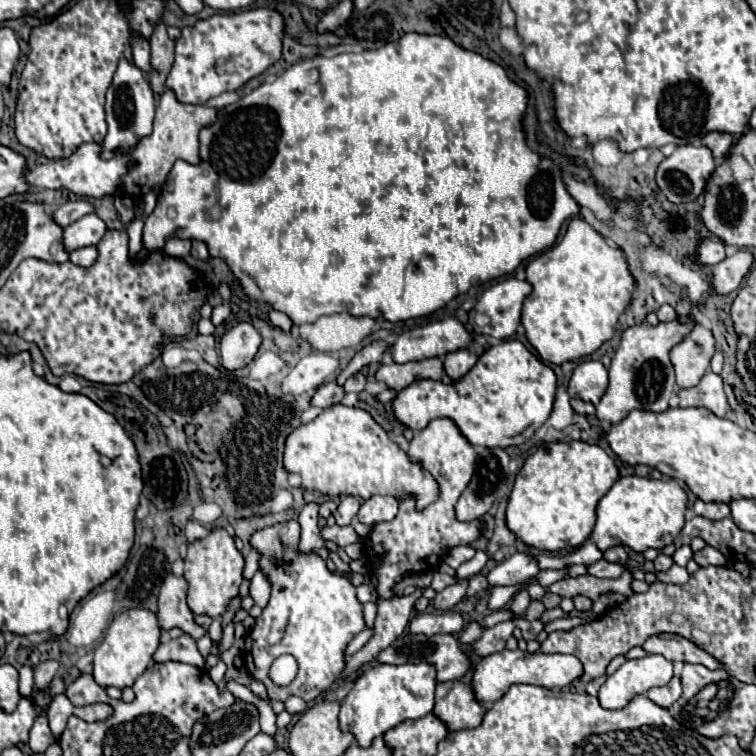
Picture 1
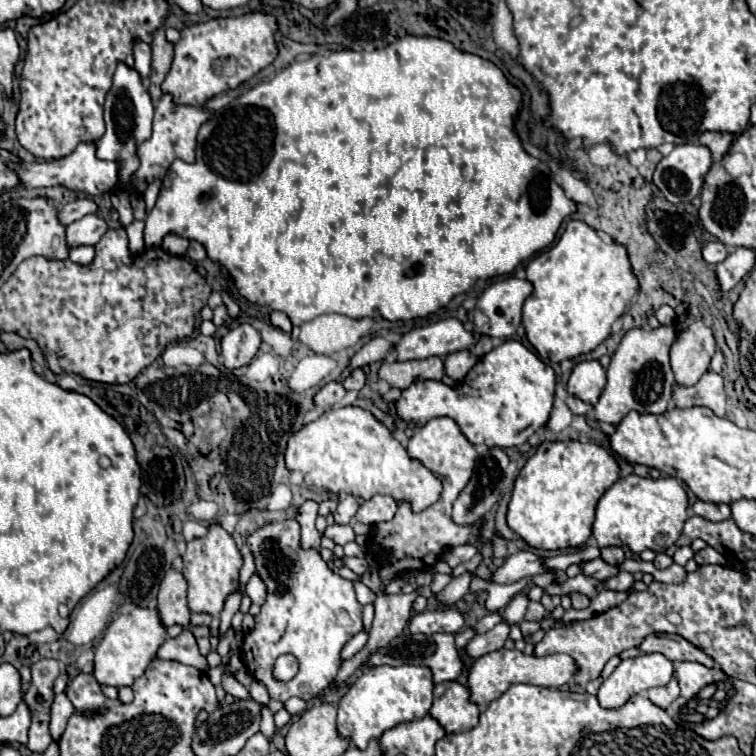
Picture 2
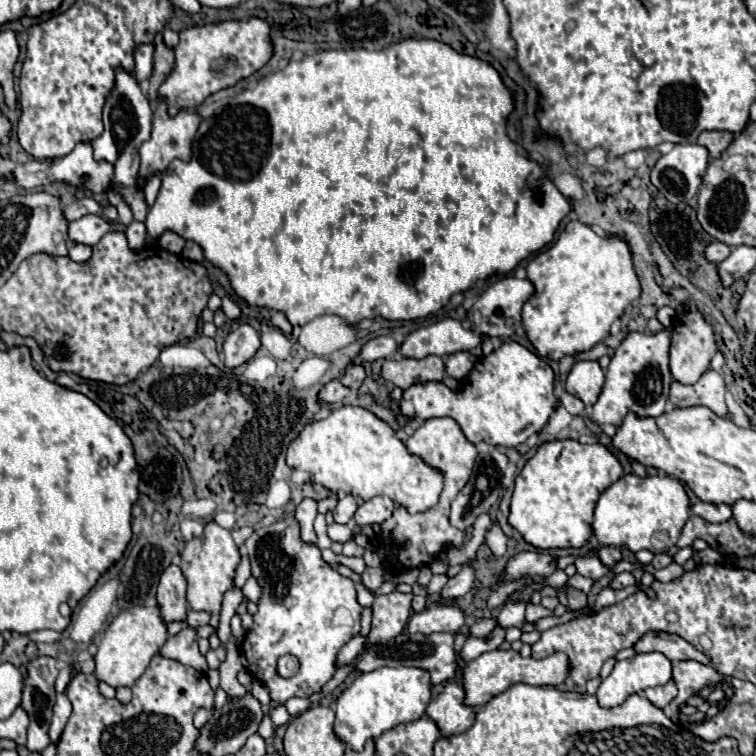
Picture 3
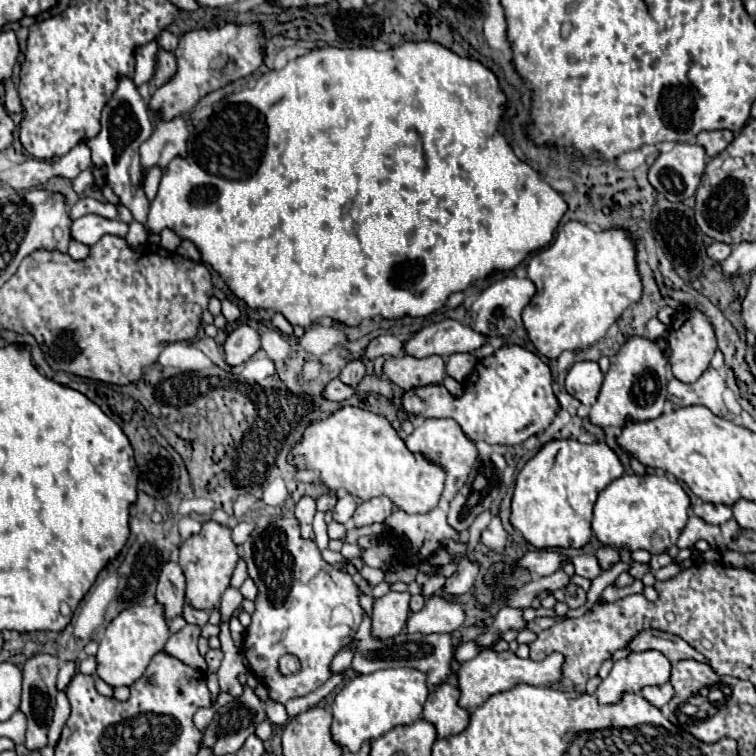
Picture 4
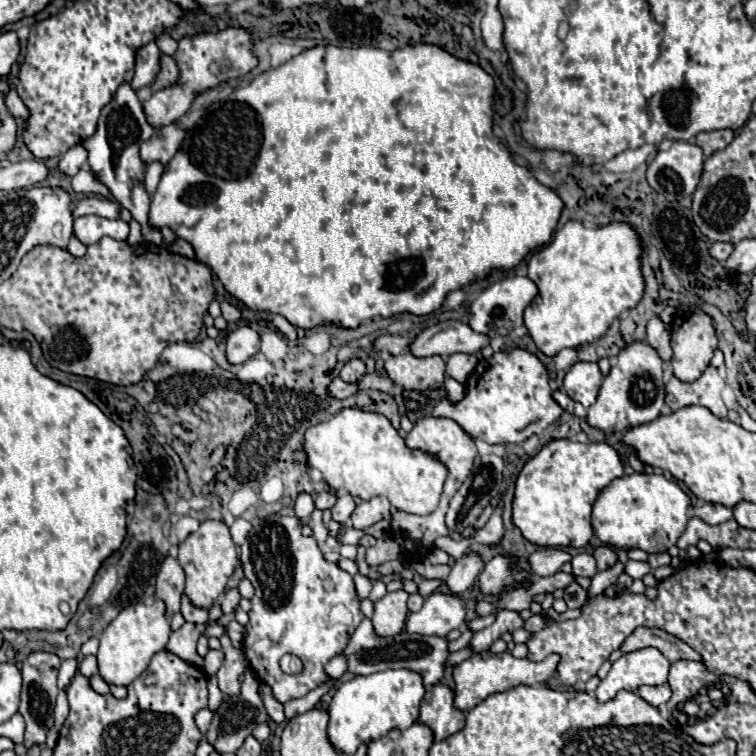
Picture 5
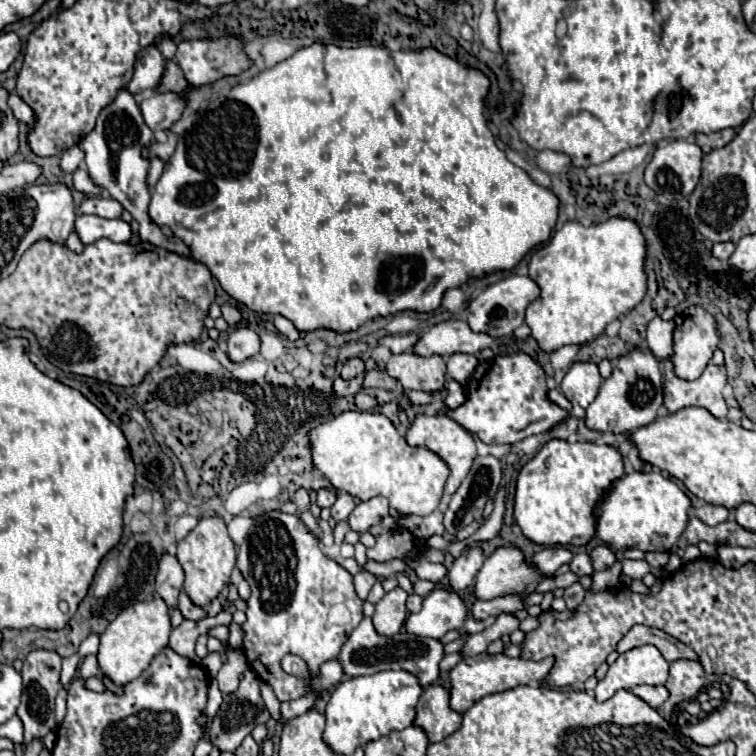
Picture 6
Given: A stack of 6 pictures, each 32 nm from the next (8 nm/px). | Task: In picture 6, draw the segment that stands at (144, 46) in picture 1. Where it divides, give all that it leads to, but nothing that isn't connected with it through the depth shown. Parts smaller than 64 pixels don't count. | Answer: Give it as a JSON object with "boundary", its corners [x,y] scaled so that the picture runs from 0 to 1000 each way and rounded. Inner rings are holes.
{"boundary":[[[196,61],[183,71],[177,85],[177,101],[169,111],[169,122],[183,124],[188,119],[206,119],[212,101],[217,101],[217,77],[206,61]]]}

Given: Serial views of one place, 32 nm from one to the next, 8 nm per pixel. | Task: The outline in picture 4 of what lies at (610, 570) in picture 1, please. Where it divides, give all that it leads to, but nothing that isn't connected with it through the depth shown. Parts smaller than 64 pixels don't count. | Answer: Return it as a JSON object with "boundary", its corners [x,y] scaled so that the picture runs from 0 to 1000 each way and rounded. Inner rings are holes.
{"boundary":[[[767,733],[767,735],[759,735],[757,738],[757,746],[759,746],[759,757],[765,762],[772,762],[772,765],[788,765],[796,754],[791,749],[791,741],[783,735],[783,733]]]}

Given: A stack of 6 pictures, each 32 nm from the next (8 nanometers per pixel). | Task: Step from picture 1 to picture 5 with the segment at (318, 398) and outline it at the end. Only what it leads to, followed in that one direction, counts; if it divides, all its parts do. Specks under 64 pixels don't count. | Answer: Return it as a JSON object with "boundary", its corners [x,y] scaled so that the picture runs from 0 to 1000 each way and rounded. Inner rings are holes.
{"boundary":[[[442,500],[439,508],[437,508],[437,521],[442,526],[450,526],[450,529],[452,526],[460,526],[460,524],[466,524],[471,519],[474,519],[474,505],[471,508],[460,508],[460,505],[450,503],[450,500]]]}

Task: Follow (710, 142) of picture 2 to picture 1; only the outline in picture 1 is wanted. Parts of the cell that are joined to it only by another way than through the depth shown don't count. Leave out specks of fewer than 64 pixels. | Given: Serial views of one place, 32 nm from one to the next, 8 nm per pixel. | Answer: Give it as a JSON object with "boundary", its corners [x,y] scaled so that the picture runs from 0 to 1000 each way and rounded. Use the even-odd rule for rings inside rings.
{"boundary":[[[939,175],[939,177],[929,180],[929,190],[942,198],[944,214],[955,217],[960,204],[967,198],[970,181],[967,177],[958,177],[958,175]]]}

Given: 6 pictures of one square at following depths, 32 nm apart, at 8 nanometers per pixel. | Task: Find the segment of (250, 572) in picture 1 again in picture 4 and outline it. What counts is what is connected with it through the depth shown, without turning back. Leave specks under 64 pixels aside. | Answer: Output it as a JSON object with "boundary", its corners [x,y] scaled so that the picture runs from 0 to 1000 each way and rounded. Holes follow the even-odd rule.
{"boundary":[[[317,741],[317,743],[315,743],[315,749],[312,749],[312,754],[310,754],[310,759],[307,759],[304,775],[317,778],[317,775],[320,775],[320,770],[323,770],[325,765],[328,765],[328,759],[325,759],[325,746],[323,746],[323,741]]]}

